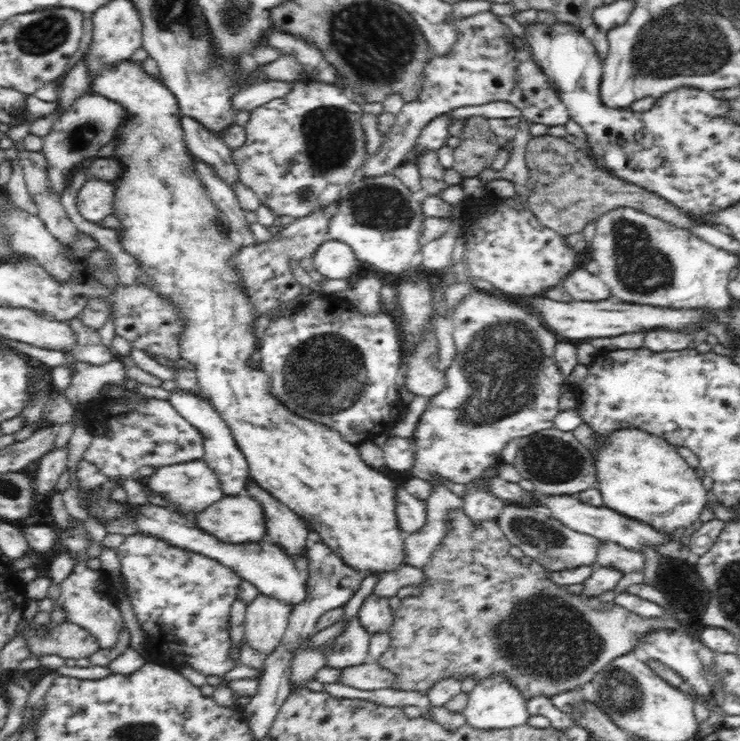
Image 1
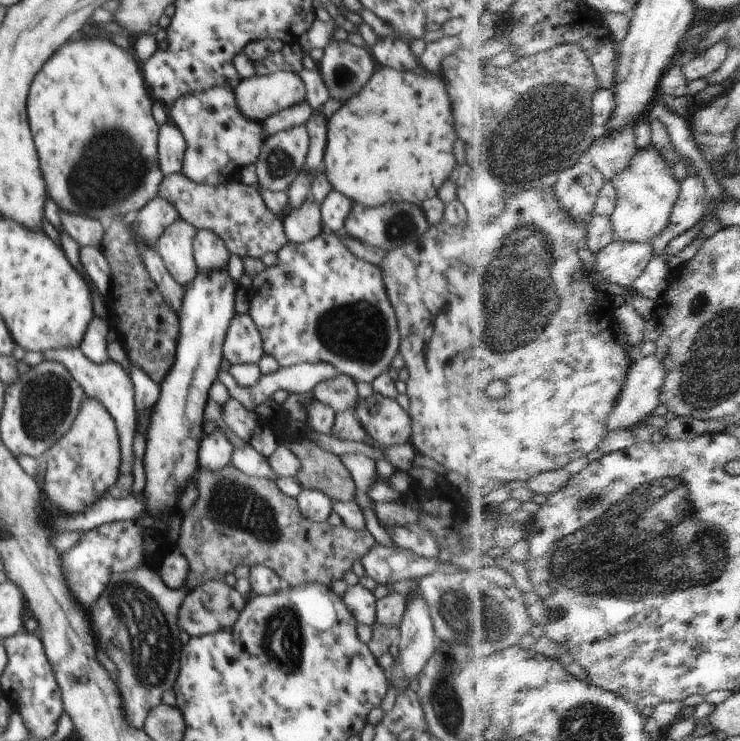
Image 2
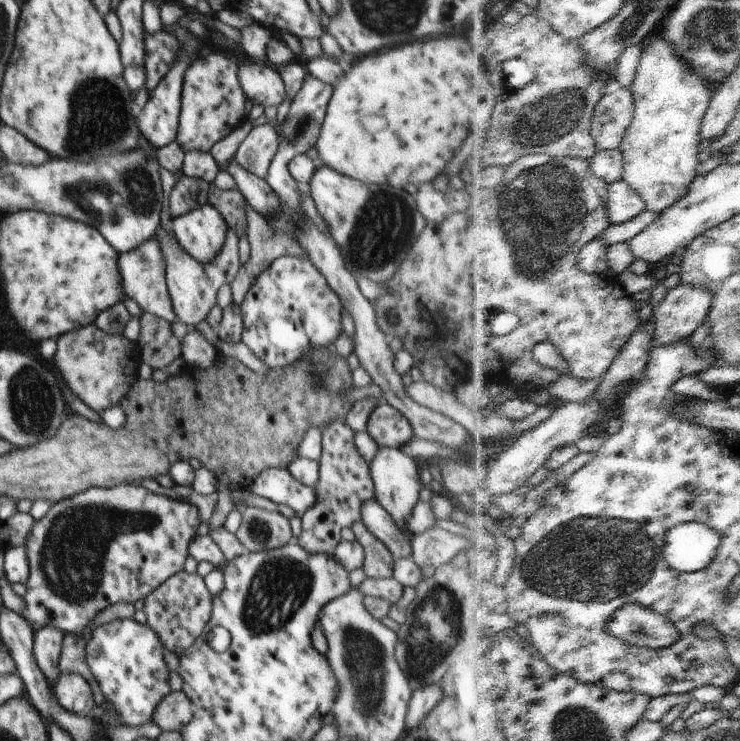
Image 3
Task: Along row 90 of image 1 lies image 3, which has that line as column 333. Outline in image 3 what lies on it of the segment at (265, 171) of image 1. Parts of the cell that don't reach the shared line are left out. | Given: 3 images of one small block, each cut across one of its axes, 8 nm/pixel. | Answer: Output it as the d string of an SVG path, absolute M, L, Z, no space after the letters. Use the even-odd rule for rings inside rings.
M286 254L278 257L268 270L257 276L255 283L241 302L240 310L243 314L241 340L270 368L279 370L300 361L319 342L326 350L333 348L336 339L341 335L342 308L343 302L340 297L308 257Z

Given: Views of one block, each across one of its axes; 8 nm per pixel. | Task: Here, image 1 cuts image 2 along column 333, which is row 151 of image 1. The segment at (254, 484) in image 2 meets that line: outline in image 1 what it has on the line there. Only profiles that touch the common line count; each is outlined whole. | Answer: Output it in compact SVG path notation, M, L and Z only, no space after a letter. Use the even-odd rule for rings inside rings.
M551 135L532 137L526 146L525 161L531 180L531 194L527 198L529 209L537 216L541 225L559 232L564 237L581 232L586 224L594 222L600 214L616 210L618 207L641 210L678 228L688 230L692 225L705 224L664 197L640 185L614 178L614 175L600 169L592 158L574 144L566 142L565 138Z

